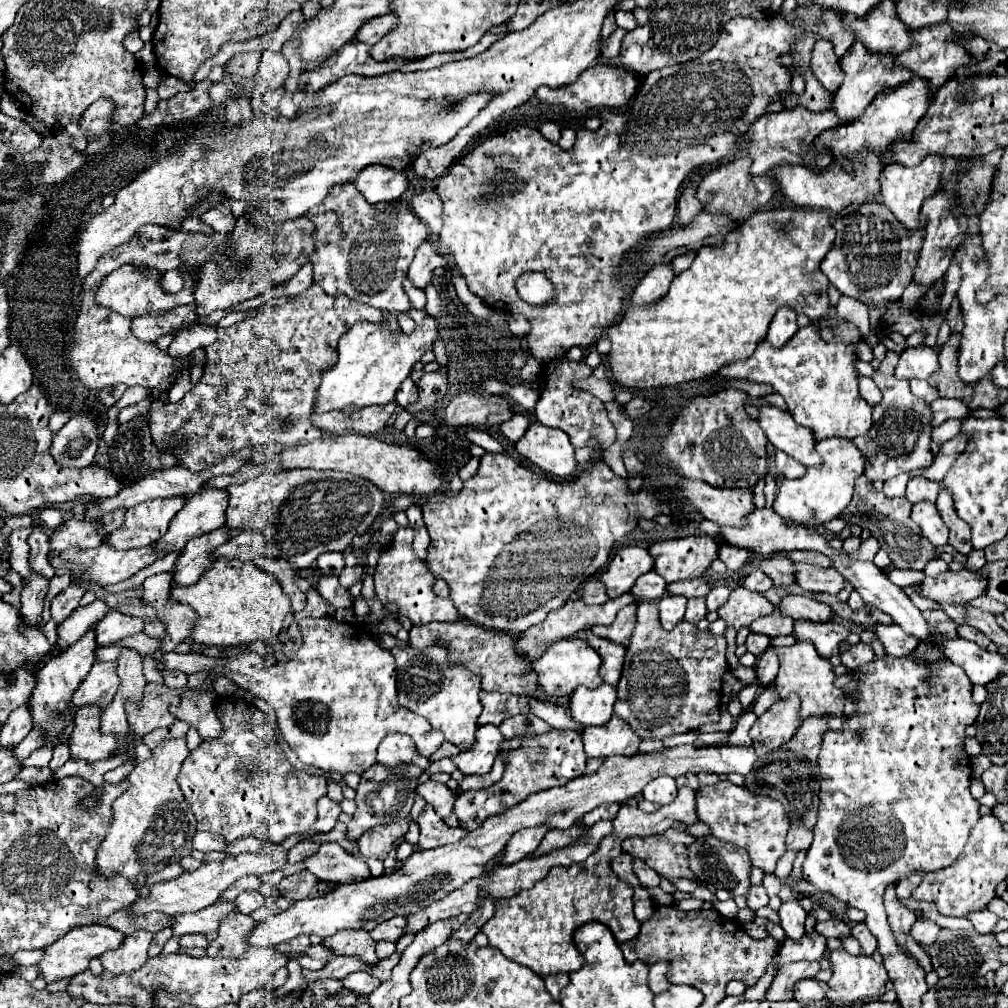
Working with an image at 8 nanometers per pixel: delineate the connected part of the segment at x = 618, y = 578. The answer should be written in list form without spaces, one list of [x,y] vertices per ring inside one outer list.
[[[626,546],[614,556],[610,566],[600,574],[600,582],[604,584],[608,598],[618,598],[630,592],[638,576],[650,572],[652,566],[654,562],[646,548]]]

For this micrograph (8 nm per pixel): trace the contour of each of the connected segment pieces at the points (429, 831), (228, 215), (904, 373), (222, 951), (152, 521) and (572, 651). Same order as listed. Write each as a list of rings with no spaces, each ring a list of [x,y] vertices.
[[[424,806],[420,816],[416,818],[416,824],[420,828],[420,848],[436,848],[454,844],[460,838],[464,838],[464,828],[448,828],[444,820],[432,810],[432,806]]]
[[[226,202],[226,204],[220,204],[220,206],[216,206],[216,208],[210,208],[206,214],[200,216],[200,220],[202,220],[204,224],[208,224],[214,232],[220,232],[220,234],[232,232],[232,230],[234,230],[234,222],[236,222],[236,218],[234,218],[232,212],[230,212],[228,202]]]
[[[926,344],[908,348],[900,354],[896,366],[896,378],[912,380],[912,378],[928,378],[932,372],[938,370],[938,352]]]
[[[230,912],[220,920],[218,936],[214,942],[208,944],[206,954],[208,956],[240,956],[248,946],[244,946],[244,938],[252,932],[254,920],[250,916],[244,916],[240,912]]]
[[[184,496],[154,498],[126,510],[124,524],[110,534],[108,544],[116,550],[132,550],[154,544],[168,530],[170,520],[186,504]]]
[[[568,638],[548,646],[544,656],[534,662],[534,670],[538,674],[538,684],[546,690],[546,694],[560,698],[560,696],[570,696],[578,686],[586,686],[586,688],[602,686],[602,678],[598,676],[600,664],[602,660],[592,646],[588,646],[580,638]]]

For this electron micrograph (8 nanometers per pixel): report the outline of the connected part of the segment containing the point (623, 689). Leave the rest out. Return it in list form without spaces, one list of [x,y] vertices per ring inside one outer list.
[[[642,602],[638,604],[638,622],[626,650],[626,662],[622,678],[618,684],[618,700],[614,714],[622,716],[636,734],[644,740],[664,740],[670,732],[690,732],[702,724],[720,720],[720,696],[722,696],[722,676],[728,672],[726,662],[726,638],[714,636],[708,630],[698,630],[696,624],[680,622],[672,632],[664,630],[658,620],[658,604]]]

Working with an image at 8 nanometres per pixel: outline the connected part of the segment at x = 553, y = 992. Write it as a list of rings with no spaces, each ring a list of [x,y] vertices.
[[[556,974],[556,976],[546,976],[546,990],[554,1000],[560,1000],[560,990],[568,984],[568,974]]]

